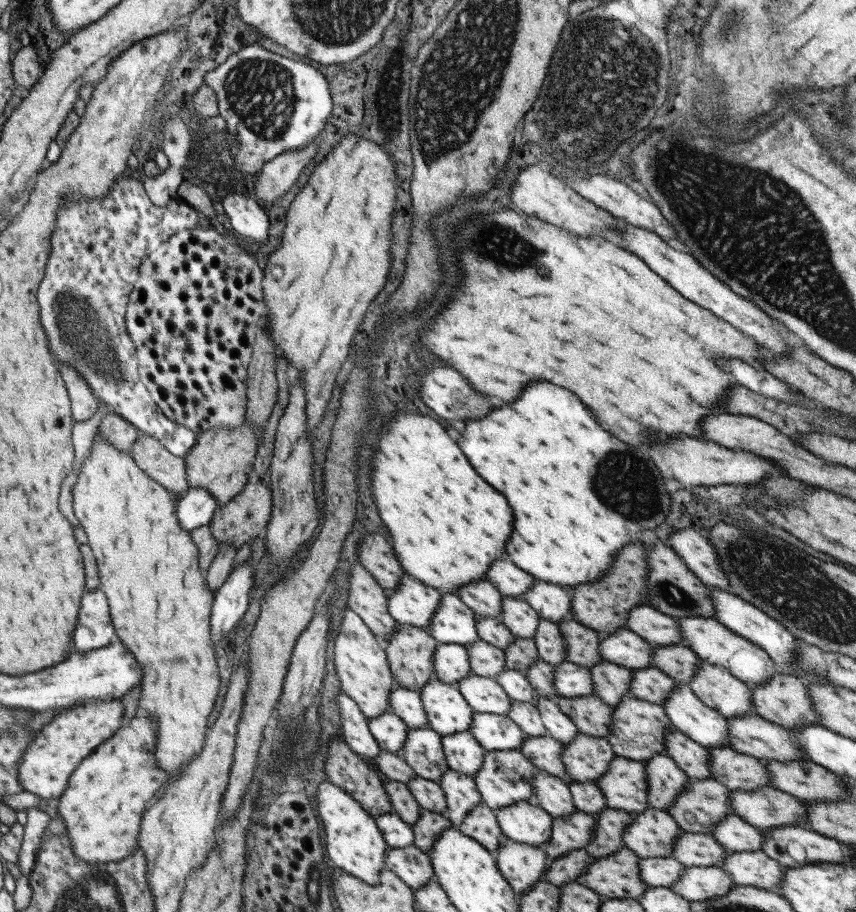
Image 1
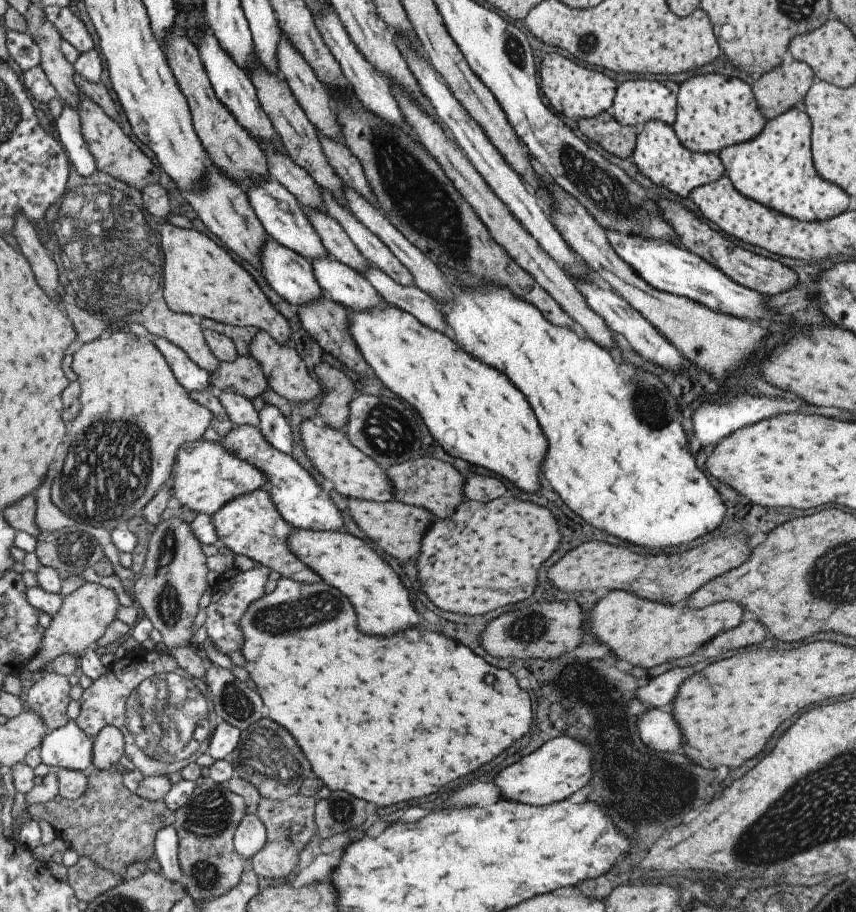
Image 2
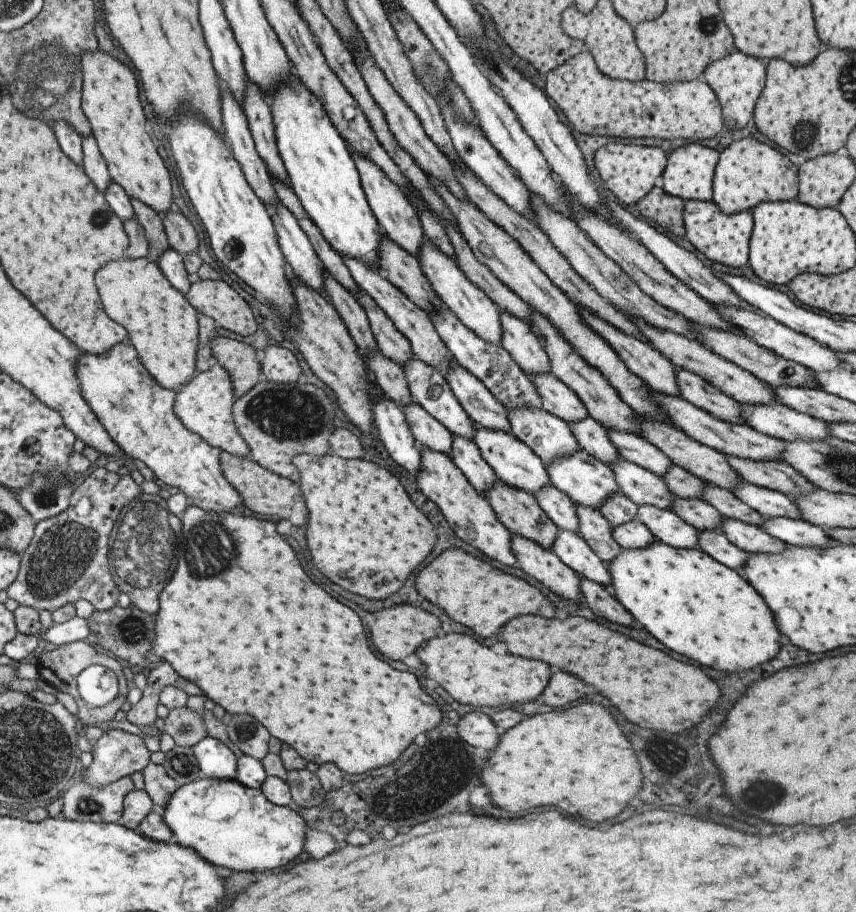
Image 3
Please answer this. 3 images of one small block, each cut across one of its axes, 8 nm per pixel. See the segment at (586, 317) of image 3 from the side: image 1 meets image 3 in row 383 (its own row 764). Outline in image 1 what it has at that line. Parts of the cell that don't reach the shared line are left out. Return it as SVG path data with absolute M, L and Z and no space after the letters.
M656 753L644 762L648 776L649 806L658 810L668 810L674 805L678 793L690 779L686 772L668 755Z

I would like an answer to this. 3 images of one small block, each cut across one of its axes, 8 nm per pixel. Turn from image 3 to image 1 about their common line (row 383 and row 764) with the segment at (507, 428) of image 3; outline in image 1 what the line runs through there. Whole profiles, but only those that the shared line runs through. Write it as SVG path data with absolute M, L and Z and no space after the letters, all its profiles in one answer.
M469 730L443 736L442 748L450 769L472 778L482 769L486 750Z

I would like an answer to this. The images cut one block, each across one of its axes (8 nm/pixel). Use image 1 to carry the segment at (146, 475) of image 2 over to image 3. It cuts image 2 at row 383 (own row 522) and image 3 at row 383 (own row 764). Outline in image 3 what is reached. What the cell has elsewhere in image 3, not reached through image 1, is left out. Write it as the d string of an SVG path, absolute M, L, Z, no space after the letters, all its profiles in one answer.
M148 256L139 259L122 258L106 263L95 276L96 286L106 314L127 331L127 341L137 350L145 369L164 388L178 390L196 374L199 339L199 313L179 290L176 290L160 267Z

